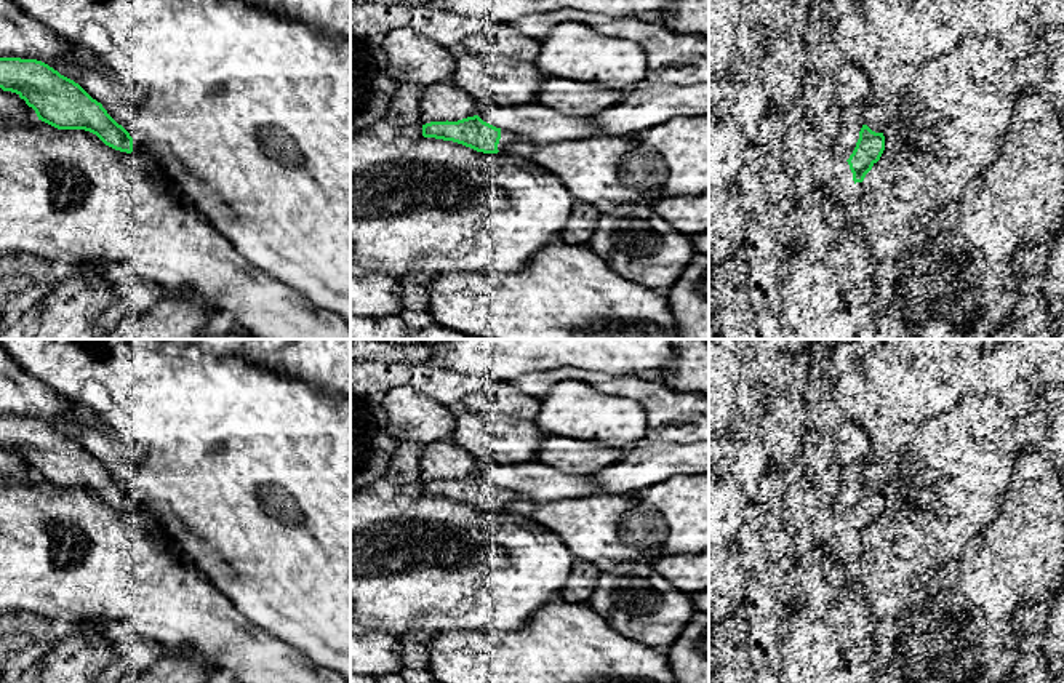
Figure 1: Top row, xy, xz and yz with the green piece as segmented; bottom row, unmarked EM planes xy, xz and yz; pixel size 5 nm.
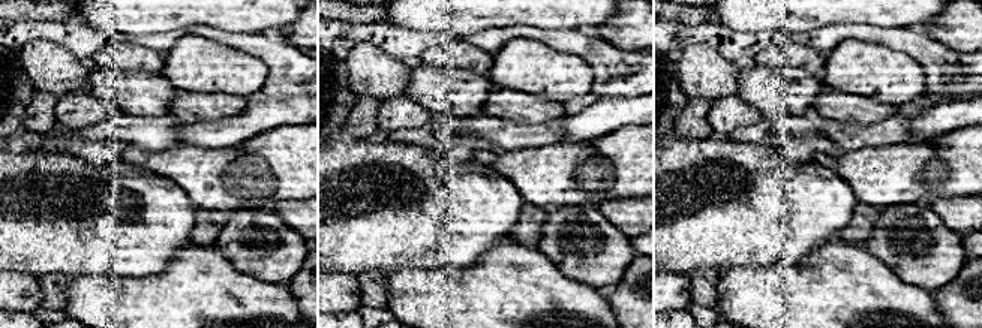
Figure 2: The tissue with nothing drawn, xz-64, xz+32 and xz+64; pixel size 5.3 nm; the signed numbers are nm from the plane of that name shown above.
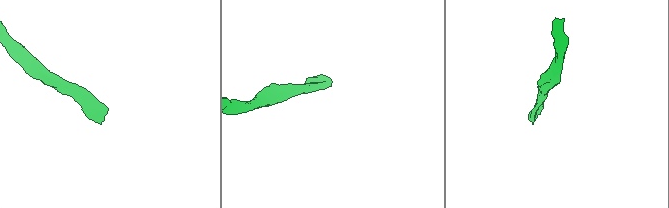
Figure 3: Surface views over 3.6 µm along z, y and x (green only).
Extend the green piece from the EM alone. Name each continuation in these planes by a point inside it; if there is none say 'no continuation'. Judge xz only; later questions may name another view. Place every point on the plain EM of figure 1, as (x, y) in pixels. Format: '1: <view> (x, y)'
1: xz (508, 496)

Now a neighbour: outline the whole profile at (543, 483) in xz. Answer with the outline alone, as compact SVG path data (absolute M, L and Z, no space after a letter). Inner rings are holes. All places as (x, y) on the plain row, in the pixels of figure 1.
M485 462L480 465L478 475L496 486L523 493L536 502L555 502L600 493L590 475L563 473L541 462L517 465Z

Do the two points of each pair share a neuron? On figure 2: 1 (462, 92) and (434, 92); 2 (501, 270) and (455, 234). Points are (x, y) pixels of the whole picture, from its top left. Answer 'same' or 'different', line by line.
1: same
2: different

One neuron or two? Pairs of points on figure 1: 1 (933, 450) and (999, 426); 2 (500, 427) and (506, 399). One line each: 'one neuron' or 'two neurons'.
1: one neuron
2: two neurons

